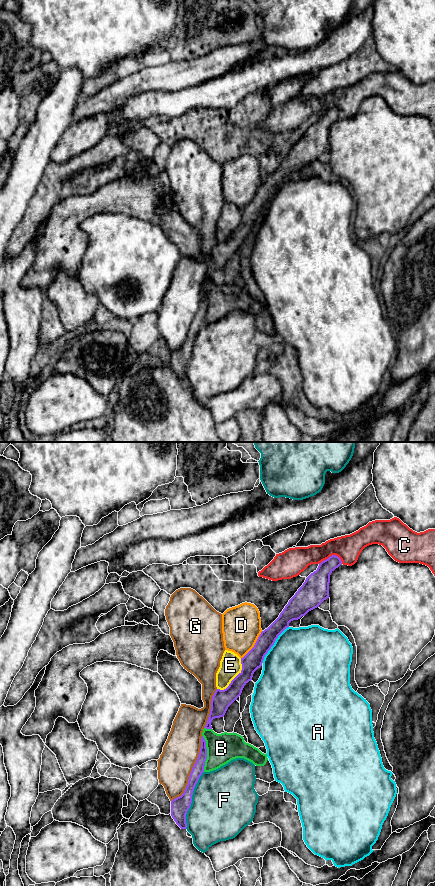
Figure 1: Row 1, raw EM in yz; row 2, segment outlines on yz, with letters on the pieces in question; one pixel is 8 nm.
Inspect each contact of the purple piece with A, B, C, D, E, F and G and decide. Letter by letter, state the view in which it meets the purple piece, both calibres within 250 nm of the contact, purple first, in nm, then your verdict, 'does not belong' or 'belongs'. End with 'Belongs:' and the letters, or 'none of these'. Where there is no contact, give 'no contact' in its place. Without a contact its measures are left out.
A: yz | 150/500 nm | does not belong
B: yz | 90/240 nm | does not belong
C: yz | 190/200 nm | does not belong
D: yz | 150/320 nm | does not belong
E: yz | 160/180 nm | does not belong
F: yz | 140/500 nm | does not belong
G: yz | 110/280 nm | does not belong
Belongs: none of these

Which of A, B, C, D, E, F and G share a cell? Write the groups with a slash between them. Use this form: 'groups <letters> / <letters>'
groups A / B / C / D / E / F / G

